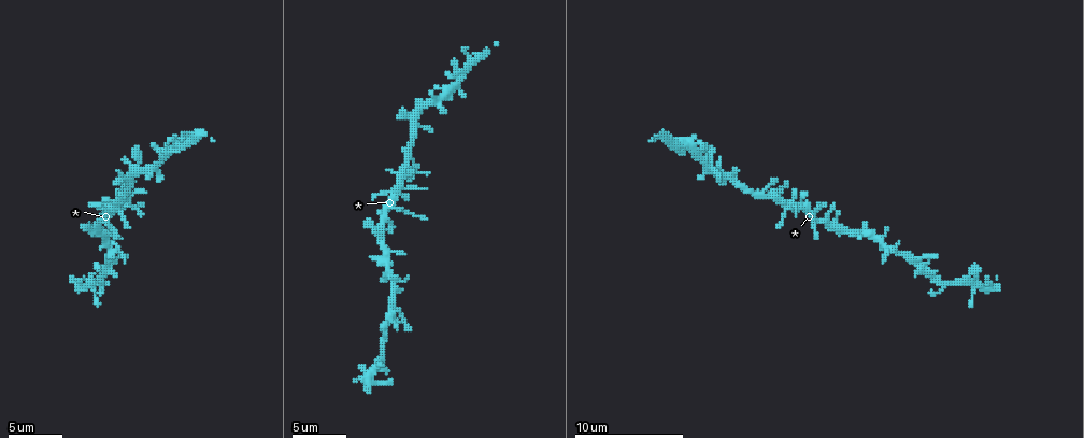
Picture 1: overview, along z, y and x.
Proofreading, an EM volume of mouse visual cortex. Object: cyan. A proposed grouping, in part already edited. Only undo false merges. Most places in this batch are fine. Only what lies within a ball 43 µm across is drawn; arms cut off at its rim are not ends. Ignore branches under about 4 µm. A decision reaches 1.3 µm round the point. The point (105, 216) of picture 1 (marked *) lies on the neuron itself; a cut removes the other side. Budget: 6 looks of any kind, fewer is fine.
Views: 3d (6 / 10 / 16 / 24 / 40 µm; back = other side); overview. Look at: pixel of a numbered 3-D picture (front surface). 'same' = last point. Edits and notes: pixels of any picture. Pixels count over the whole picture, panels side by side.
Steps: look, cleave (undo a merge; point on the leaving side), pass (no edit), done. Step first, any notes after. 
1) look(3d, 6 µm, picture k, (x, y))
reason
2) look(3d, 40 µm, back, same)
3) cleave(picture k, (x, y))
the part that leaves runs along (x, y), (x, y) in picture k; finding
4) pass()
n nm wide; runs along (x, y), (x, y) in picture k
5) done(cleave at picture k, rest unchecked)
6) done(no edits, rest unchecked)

look(3d, 10 µm, picture 1, (775, 198))

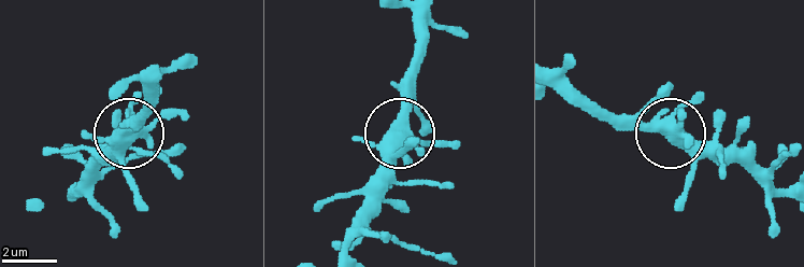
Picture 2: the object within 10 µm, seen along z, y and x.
look(3d, 6 µm, picture 2, (670, 135))

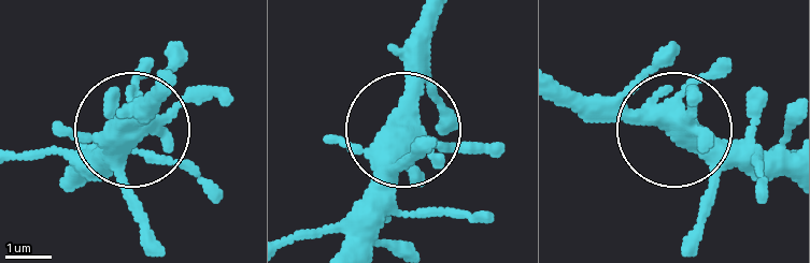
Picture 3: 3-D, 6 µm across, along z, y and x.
pass()
runs along (784, 175), (704, 156), (657, 125), (569, 105) in picture 3; continuous, no second neuron

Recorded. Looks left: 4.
look(3d, 10 µm, picture 1, (388, 273))
thick turns thin

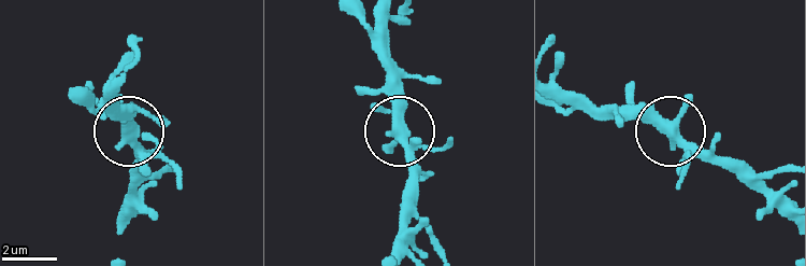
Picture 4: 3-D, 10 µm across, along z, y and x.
pass()
one neuron here

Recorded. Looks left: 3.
look(3d, 6 µm, picture 1, (949, 285))
a narrow waist

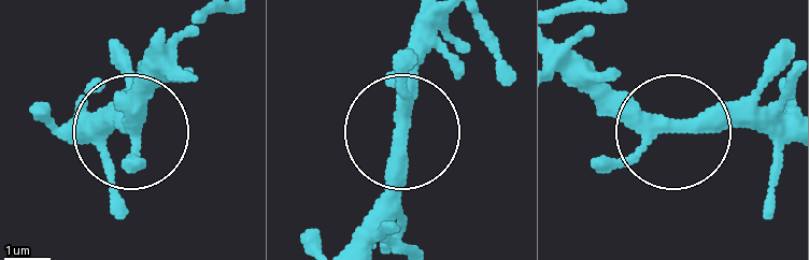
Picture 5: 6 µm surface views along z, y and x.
pass()
runs along (565, 52), (657, 121), (781, 129) in picture 5; continuous, no second neuron

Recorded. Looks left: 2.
done(no edits, rest unchecked)

